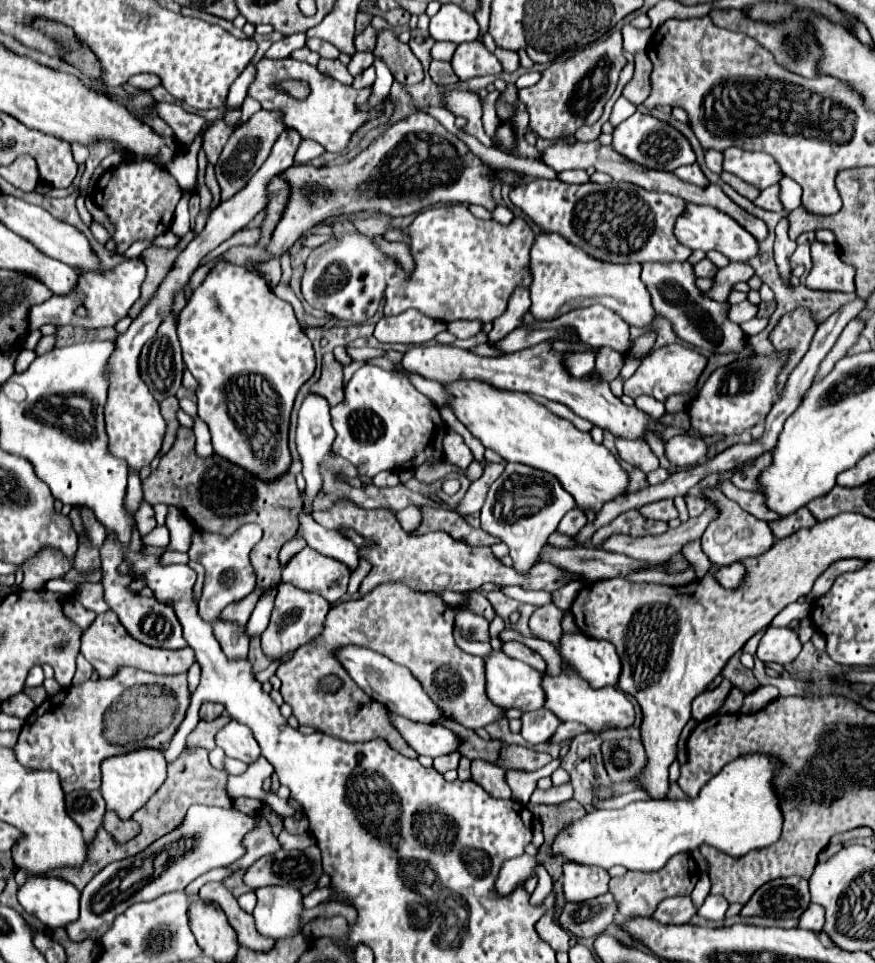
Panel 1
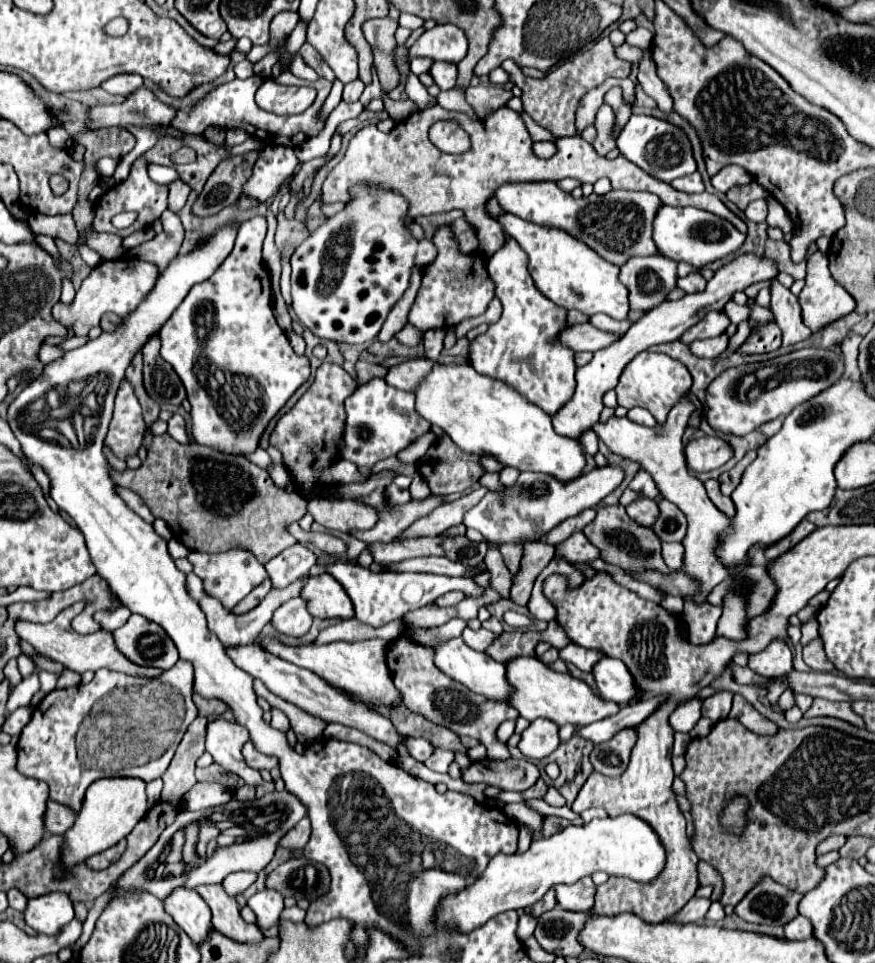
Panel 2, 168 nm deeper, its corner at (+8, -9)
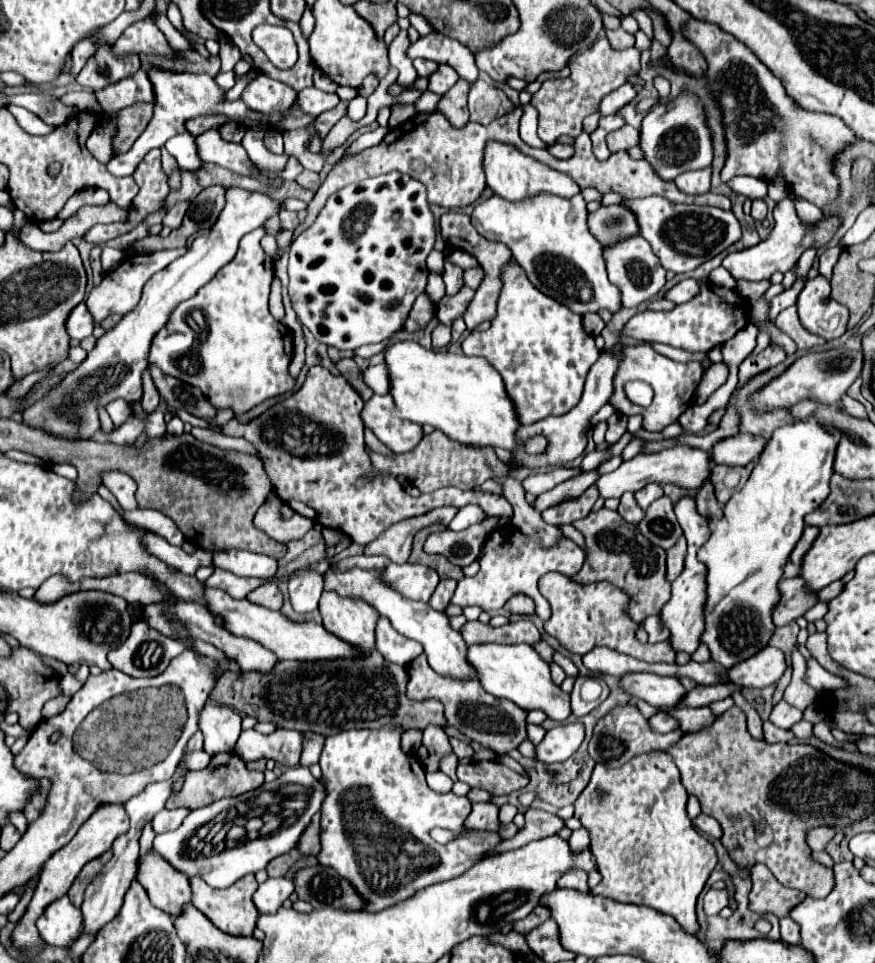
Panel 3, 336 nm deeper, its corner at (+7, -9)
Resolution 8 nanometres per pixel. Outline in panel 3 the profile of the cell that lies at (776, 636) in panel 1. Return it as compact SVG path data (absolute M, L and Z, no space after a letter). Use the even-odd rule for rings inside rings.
M766 645L760 653L732 667L728 675L732 683L752 689L762 689L766 685L774 685L784 675L784 671L786 671L784 653L778 647Z

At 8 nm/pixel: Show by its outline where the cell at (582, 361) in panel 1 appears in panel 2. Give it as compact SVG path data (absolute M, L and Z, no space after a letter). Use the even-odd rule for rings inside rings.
M507 237L507 245L503 245L503 249L499 249L487 263L487 271L491 281L495 283L495 295L499 297L499 301L503 303L503 315L497 323L489 325L489 329L475 337L469 343L469 363L483 375L491 375L495 379L505 381L507 385L511 385L513 389L517 389L519 393L523 393L529 401L533 401L535 405L539 405L543 411L547 411L549 415L555 415L575 393L575 351L569 347L562 346L558 340L559 333L563 333L563 329L569 327L567 323L567 309L557 307L553 301L549 301L533 283L529 269L527 269L527 255L523 253L523 249L519 247L519 243L511 241Z

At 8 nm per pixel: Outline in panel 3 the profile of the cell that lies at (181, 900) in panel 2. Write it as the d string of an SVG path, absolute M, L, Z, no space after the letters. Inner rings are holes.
M148 851L140 859L136 879L148 891L150 901L172 917L178 917L184 911L182 907L192 901L192 887L188 885L188 877L168 865L154 851Z

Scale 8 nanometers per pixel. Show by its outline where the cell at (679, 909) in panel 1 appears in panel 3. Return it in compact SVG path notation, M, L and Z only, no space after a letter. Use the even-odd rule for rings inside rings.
M710 889L706 895L704 895L704 913L710 917L710 915L718 915L720 909L724 909L728 905L728 891L722 889L722 891L714 891Z

